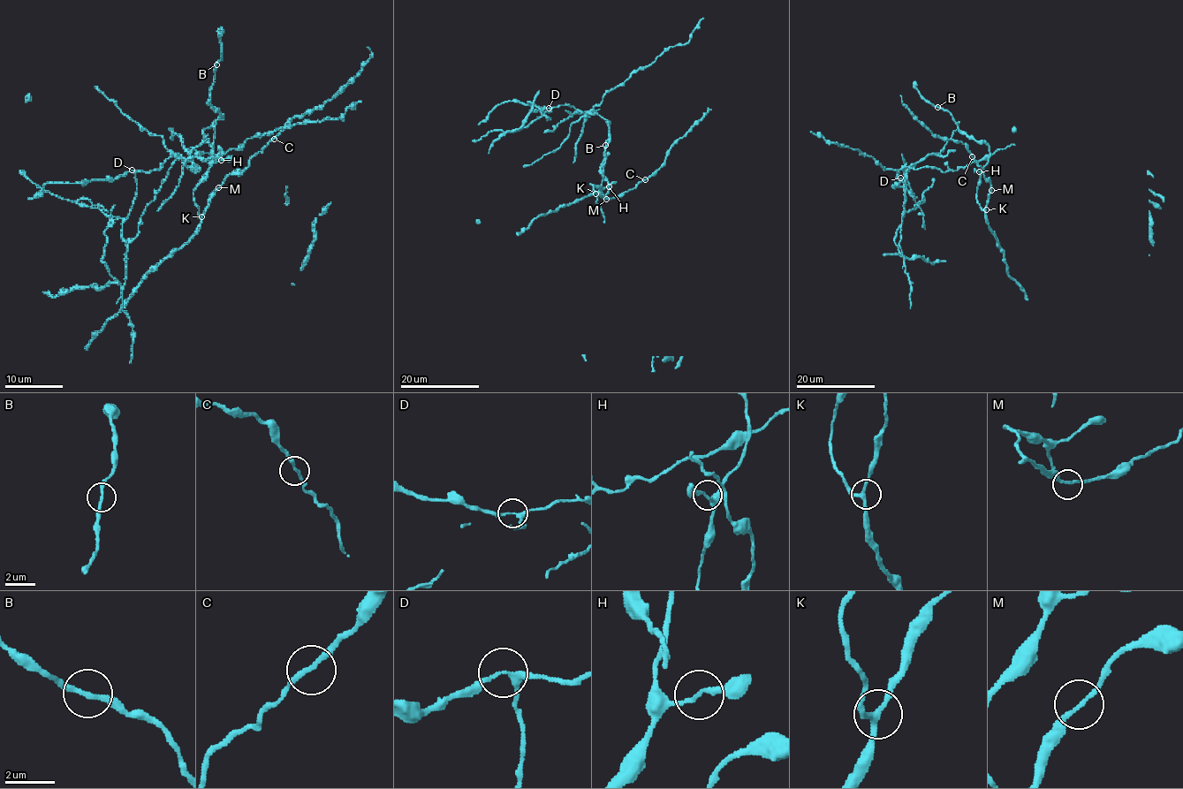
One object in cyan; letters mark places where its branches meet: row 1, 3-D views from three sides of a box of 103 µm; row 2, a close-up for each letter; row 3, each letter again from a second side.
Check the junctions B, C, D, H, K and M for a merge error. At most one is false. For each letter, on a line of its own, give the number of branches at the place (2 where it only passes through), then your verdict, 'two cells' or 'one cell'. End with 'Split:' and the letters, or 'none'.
B: branches 2; one cell
C: branches 2; one cell
D: branches 3; two cells
H: branches 2; one cell
K: branches 3; one cell
M: branches 2; one cell
Split: D

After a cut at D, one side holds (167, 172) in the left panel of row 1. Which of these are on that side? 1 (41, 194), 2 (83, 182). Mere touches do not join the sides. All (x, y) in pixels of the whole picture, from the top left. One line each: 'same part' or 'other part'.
1: other part
2: other part

